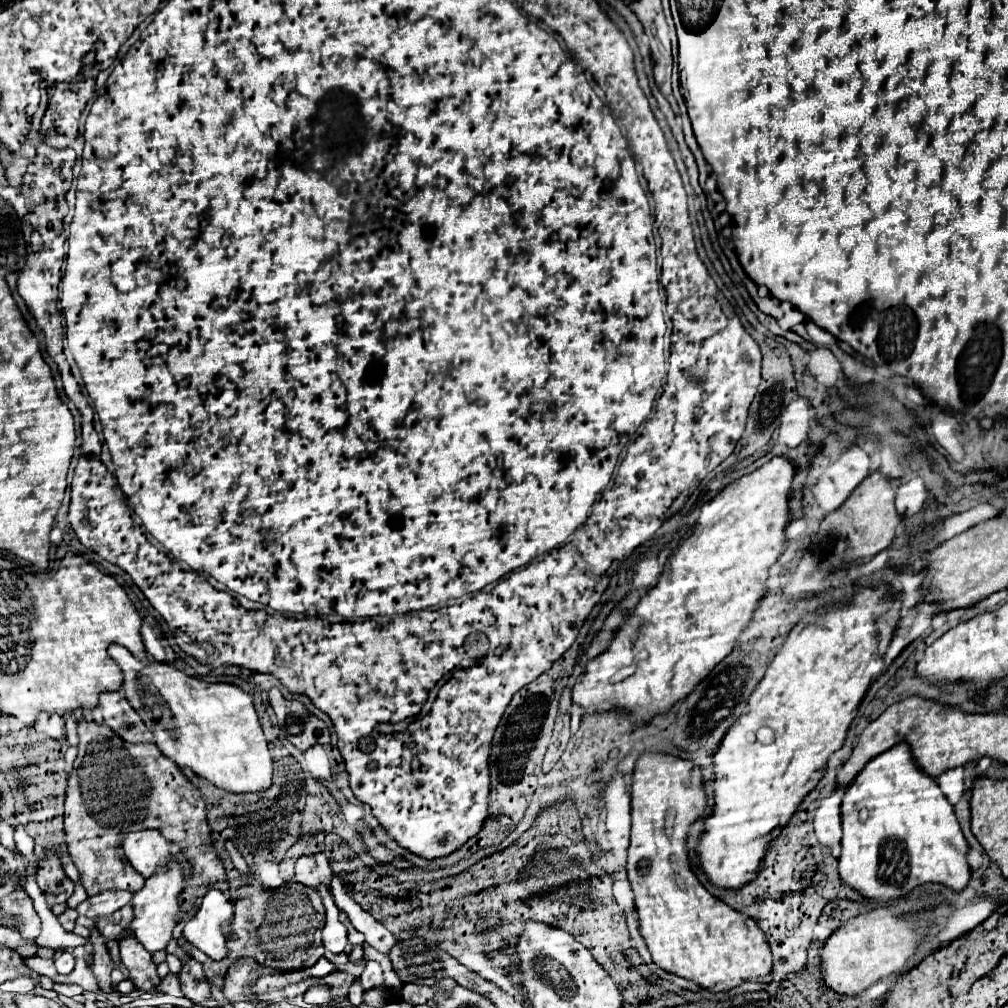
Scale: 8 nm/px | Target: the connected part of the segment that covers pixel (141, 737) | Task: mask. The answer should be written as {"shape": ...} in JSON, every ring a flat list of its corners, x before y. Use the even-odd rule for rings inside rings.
{"shape":[[103,692,99,708,105,726,125,742,151,742,153,734,121,692]]}

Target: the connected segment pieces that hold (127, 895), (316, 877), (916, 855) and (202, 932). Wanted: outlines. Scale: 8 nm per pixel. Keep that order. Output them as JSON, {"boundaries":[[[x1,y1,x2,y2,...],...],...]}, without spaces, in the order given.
{"boundaries":[[[103,892,97,896,87,898,83,904,77,906,77,912,81,916,87,916,91,920,97,920,101,916,113,914,117,908,125,906,131,900,131,892]],[[323,852,313,854,313,856,301,856,295,864,295,880,303,886,327,886,329,888,329,878,331,878,331,866,325,858]],[[905,742,879,754,879,758,873,758,857,774,855,782,847,786,841,804,841,820,843,820,843,840,841,840,839,876,863,898,897,900,907,896,913,888,917,888,917,884,929,882,943,884,955,892,965,890,971,878,971,868,967,864,969,844,953,814,953,806,943,796,937,782,915,766,911,750,909,746,905,746]],[[211,888,203,896,199,912,185,924,183,936,189,944,205,952,211,960,223,960,229,954,221,926,233,918,233,904,223,892]]]}

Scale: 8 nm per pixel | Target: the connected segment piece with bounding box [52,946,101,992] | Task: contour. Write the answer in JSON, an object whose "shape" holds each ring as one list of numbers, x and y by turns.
{"shape":[[84,946,72,949,75,957,75,967,69,975,57,975,52,979,54,983,71,983,81,986,85,991,101,992,90,967,84,960]]}

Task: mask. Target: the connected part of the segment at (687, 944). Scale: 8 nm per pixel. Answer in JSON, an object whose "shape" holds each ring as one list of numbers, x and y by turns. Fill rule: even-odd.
{"shape":[[645,752,633,772,633,790,631,790,631,846,627,860,629,882,635,892,635,904,639,914,639,930,647,942,653,962,675,976,693,980,697,986,709,992,727,992,737,988,747,980,761,984,771,982,771,950,765,940,765,934,759,930,753,918,733,910,725,902,711,896,695,874,689,868,685,836,691,824,705,810,705,790,701,768,689,760,679,760,667,754,649,754]]}

